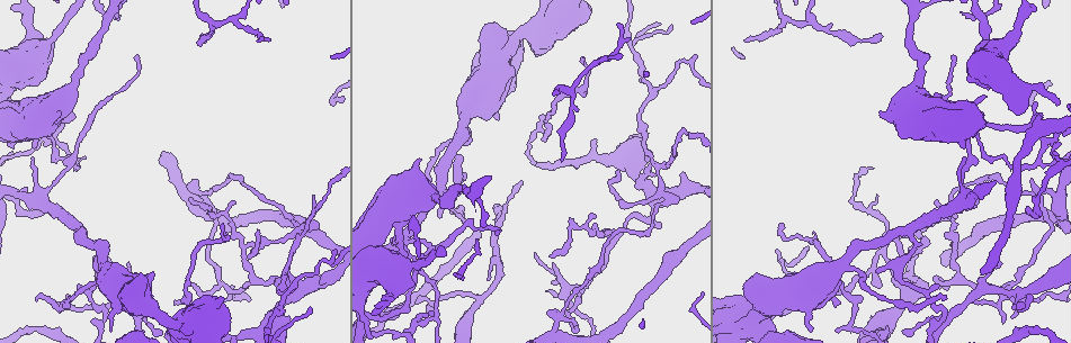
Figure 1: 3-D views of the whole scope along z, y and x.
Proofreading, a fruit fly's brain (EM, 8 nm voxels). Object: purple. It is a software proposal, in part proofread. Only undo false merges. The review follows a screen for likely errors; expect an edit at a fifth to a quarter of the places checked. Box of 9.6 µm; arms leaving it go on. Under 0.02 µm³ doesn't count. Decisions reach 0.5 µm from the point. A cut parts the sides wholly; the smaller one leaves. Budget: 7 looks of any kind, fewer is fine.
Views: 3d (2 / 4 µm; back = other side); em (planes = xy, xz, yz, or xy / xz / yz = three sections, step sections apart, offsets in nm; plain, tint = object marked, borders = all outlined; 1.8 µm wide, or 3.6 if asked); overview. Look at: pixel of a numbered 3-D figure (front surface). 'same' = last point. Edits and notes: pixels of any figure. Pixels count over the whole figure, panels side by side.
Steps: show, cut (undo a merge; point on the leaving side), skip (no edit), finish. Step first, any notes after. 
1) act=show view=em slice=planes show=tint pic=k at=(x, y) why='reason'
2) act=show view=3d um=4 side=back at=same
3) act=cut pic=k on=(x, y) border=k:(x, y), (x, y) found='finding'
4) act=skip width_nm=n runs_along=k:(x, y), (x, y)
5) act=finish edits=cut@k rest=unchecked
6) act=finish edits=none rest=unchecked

act=show view=3d um=4 pic=1 at=(398, 235) why='thick turns thin'

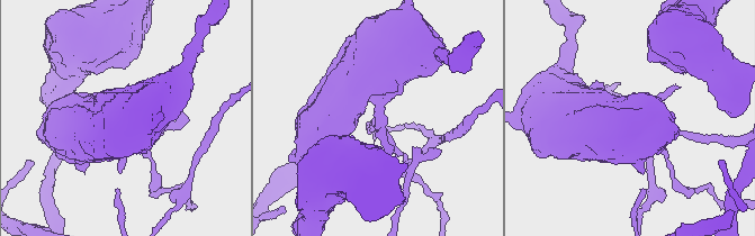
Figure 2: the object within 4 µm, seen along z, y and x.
act=show view=em um=3.6 slice=xy step=16 show=tint pic=2 at=(381, 114)

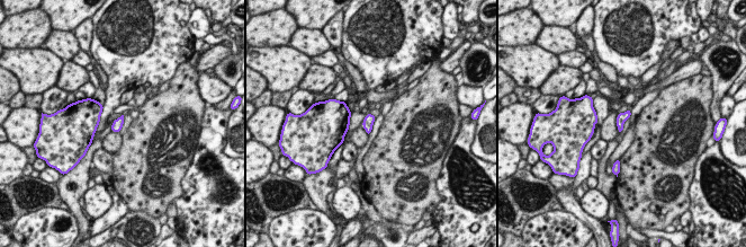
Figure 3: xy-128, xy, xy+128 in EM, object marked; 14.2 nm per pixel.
act=show view=em um=3.6 slice=planes show=tint at=same

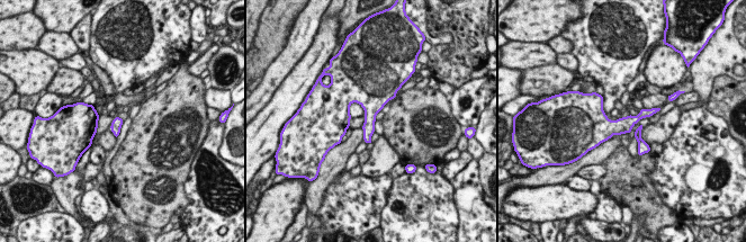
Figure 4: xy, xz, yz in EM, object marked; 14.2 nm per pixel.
act=skip found='continuous, no second cell'

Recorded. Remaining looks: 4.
act=show view=em um=3.6 slice=xy step=16 show=tint pic=1 at=(478, 302) why='two arms in line, one across'

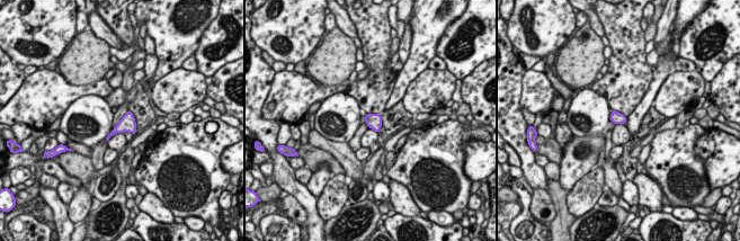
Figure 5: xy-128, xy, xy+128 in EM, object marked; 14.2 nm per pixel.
act=show view=em um=3.6 slice=planes show=tint at=same

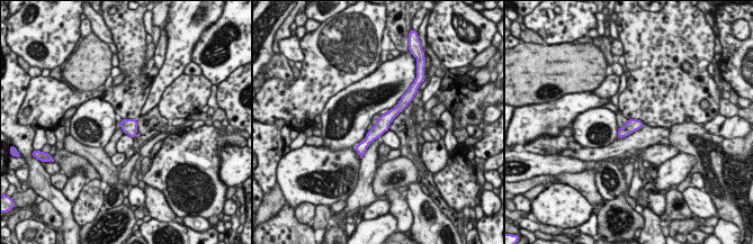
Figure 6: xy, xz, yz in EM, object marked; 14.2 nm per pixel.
act=skip found='one cell here'

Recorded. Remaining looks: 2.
act=show view=em slice=xy step=8 show=tint pic=1 at=(464, 220) why='sharp bend'

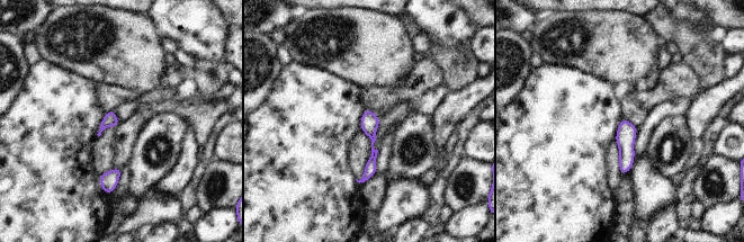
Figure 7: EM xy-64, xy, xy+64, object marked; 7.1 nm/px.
act=skip width_nm=100 runs_along=7:(367, 111), (373, 158), (365, 177) found='one cell here'

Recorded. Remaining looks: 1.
act=finish edits=none rest=unchecked

